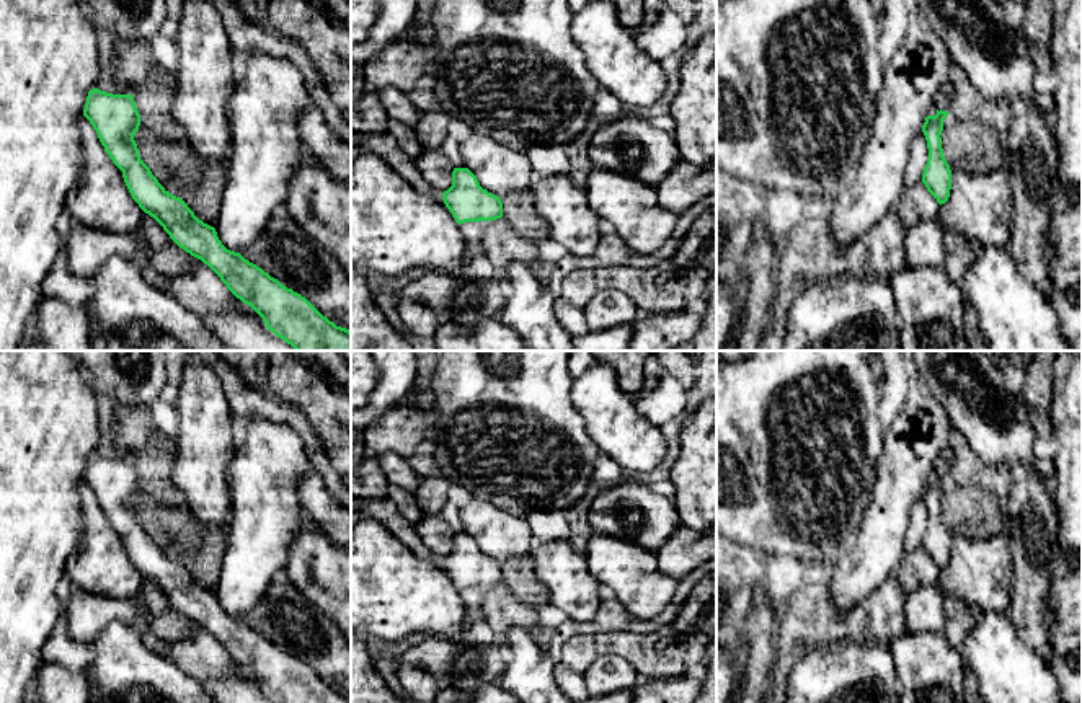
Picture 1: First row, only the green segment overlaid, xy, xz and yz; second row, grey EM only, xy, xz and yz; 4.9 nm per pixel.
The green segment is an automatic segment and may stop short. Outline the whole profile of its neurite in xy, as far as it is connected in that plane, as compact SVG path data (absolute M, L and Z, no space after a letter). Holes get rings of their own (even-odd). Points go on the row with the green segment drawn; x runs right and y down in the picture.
M88 91L83 116L104 152L122 171L139 207L153 217L170 238L207 264L227 289L250 305L266 328L295 351L351 351L351 331L323 316L305 297L287 289L240 253L227 250L214 227L199 220L188 204L170 194L140 160L134 140L140 126L132 95Z

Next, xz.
M454 168L452 186L442 192L442 199L459 225L503 217L501 199L483 189L468 168Z

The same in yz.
M937 109L937 114L927 116L922 126L929 148L929 158L922 173L922 183L940 206L948 201L951 189L951 170L943 157L940 137L943 130L943 121L948 114L950 113L947 111Z

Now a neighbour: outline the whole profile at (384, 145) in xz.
M351 132L351 161L361 155L372 153L390 165L403 179L406 179L418 192L429 194L444 202L442 192L432 188L419 173L415 160L410 158L395 137L388 132L357 134Z

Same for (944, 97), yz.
M947 80L935 95L933 108L938 111L942 109L942 111L950 113L951 98L953 98L953 85L950 80Z

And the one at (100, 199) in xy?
M85 116L78 119L83 168L65 196L65 209L82 225L131 235L142 225L144 210L132 199L122 171L104 152L96 130Z

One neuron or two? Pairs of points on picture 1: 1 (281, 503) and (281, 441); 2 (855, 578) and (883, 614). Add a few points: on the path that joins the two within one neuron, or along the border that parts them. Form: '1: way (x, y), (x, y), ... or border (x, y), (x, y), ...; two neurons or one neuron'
1: way (281, 488), (281, 455); one neuron
2: border (895, 571), (864, 604); two neurons

